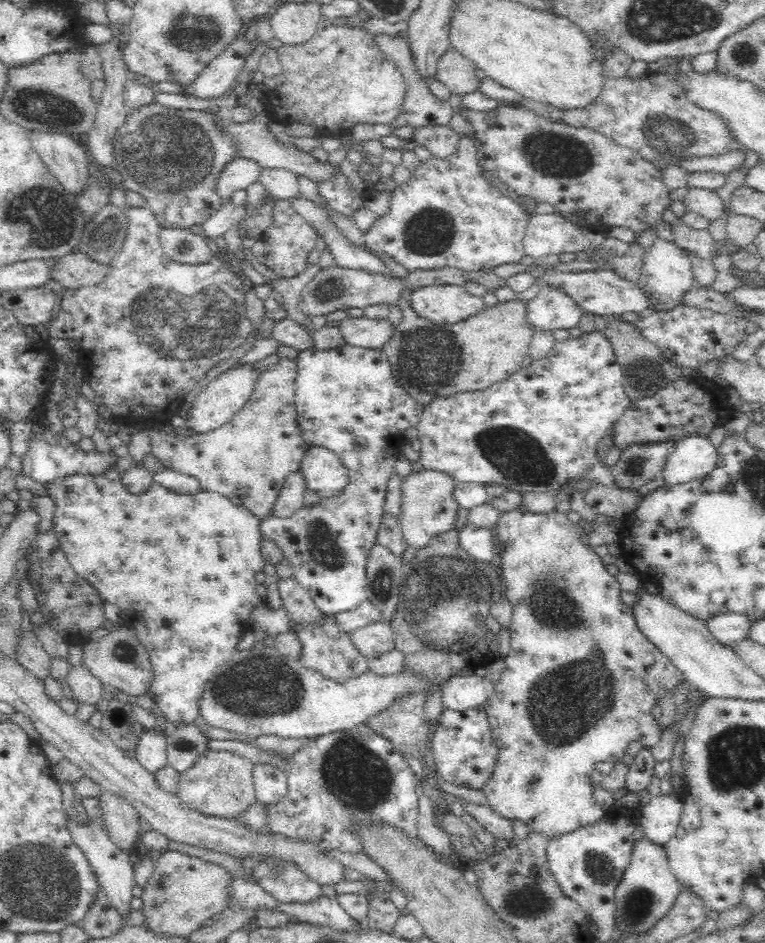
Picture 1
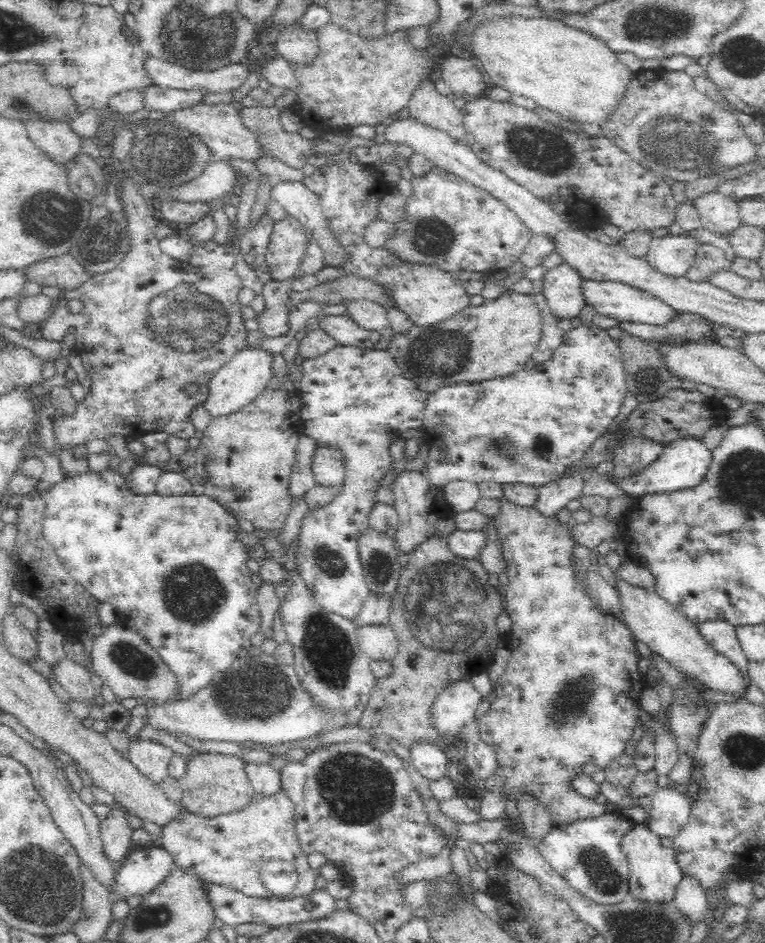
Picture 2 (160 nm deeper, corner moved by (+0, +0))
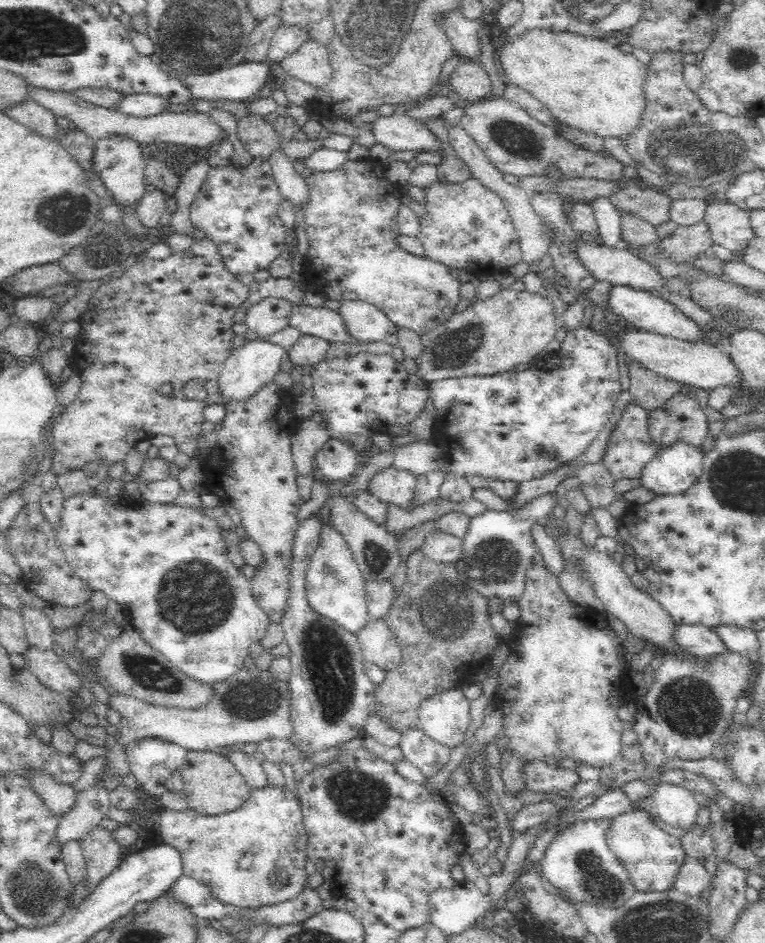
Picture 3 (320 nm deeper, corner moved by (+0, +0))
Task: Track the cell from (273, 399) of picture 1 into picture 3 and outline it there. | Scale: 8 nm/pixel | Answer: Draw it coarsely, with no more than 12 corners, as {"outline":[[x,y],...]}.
{"outline":[[293,390],[226,405],[205,488],[266,564],[250,579],[284,642],[296,516]]}

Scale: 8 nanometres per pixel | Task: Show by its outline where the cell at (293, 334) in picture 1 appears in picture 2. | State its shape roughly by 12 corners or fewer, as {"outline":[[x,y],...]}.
{"outline":[[291,279],[263,285],[266,308],[256,314],[266,337],[288,334],[285,302]]}

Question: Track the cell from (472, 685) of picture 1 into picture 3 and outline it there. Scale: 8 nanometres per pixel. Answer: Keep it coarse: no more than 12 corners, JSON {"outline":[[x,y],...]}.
{"outline":[[452,687],[422,702],[421,728],[448,748],[462,745],[470,700]]}

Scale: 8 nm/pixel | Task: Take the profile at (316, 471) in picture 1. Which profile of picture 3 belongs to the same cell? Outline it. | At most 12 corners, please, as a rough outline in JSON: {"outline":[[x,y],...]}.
{"outline":[[330,439],[316,454],[317,472],[340,482],[355,472],[347,442]]}

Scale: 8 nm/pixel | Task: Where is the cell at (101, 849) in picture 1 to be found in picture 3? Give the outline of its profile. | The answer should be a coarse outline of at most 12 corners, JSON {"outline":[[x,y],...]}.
{"outline":[[28,767],[29,786],[59,819],[76,806],[72,785]]}

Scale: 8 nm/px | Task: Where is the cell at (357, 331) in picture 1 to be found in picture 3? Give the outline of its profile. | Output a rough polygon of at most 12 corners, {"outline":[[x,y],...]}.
{"outline":[[295,305],[289,325],[331,343],[371,344],[350,334],[339,311]]}

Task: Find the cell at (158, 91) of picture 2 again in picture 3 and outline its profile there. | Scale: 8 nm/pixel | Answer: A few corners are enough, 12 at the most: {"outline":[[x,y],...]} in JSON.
{"outline":[[158,93],[125,95],[114,109],[137,117],[156,116],[172,106]]}

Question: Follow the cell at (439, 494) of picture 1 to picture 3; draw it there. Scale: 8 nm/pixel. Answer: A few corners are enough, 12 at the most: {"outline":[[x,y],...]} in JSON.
{"outline":[[388,467],[373,475],[366,490],[384,504],[418,508],[418,479]]}

